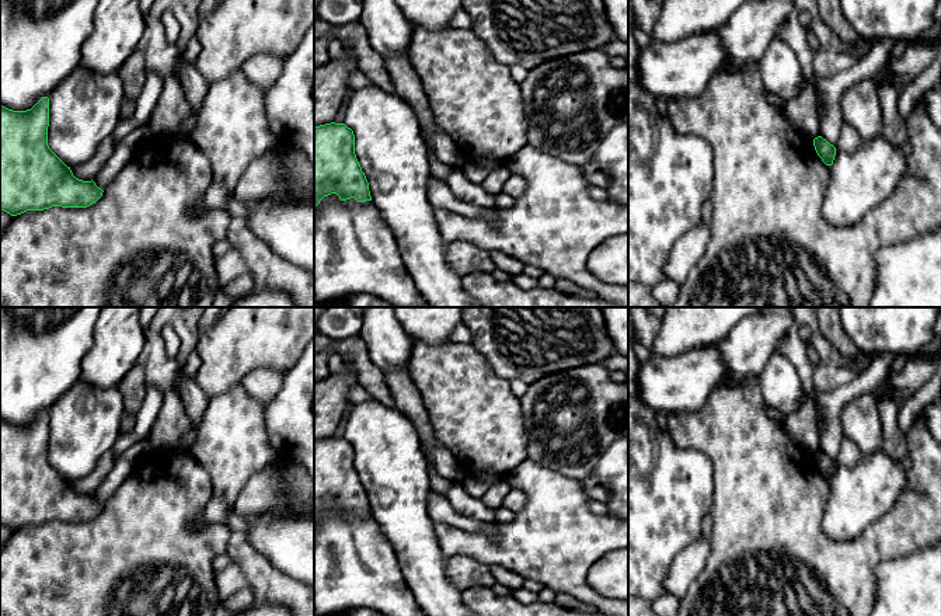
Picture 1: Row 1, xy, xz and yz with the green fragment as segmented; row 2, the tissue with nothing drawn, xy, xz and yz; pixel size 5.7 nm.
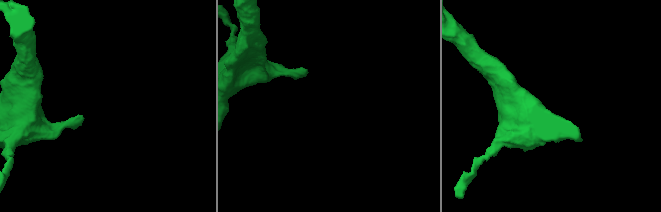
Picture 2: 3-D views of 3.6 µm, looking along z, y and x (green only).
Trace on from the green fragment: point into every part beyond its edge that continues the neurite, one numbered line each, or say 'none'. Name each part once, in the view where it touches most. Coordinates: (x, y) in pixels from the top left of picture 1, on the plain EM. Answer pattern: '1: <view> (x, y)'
none

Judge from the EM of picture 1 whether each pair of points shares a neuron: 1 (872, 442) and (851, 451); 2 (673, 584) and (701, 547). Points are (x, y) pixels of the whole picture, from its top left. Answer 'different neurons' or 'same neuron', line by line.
1: different neurons
2: same neuron

